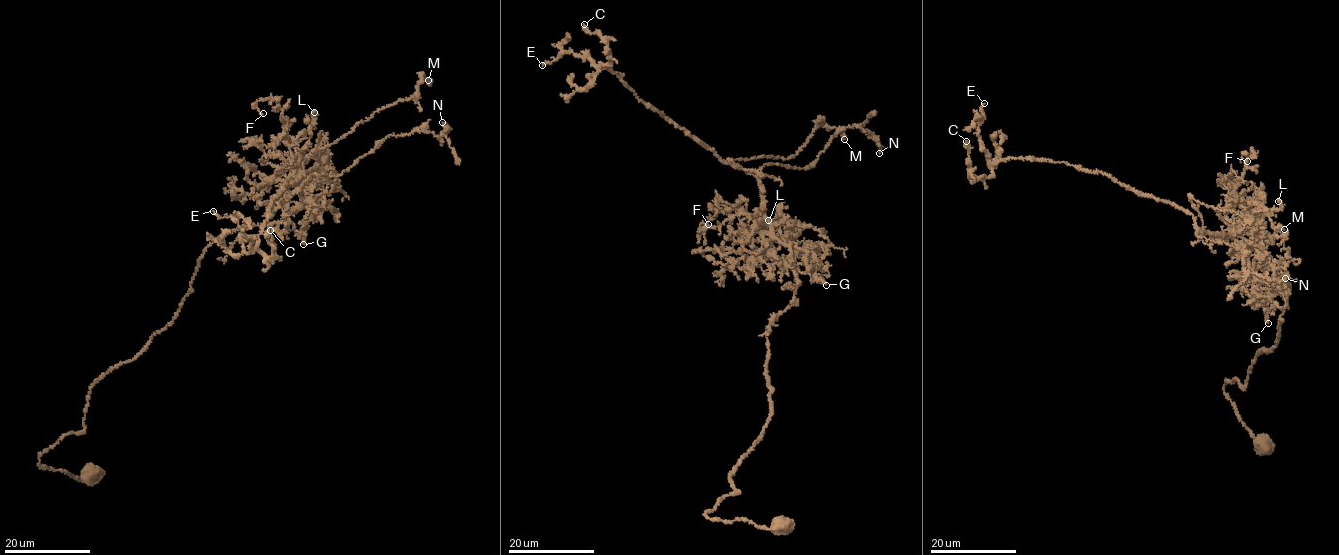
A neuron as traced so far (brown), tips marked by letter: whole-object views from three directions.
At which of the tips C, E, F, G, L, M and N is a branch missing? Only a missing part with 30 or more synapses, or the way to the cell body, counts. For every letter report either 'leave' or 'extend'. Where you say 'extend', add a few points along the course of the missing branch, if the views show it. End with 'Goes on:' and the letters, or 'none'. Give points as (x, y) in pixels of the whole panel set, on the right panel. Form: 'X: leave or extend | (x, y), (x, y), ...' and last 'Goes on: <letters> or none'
C: leave
E: leave
F: leave
G: leave
L: leave
M: leave
N: leave
Goes on: none

